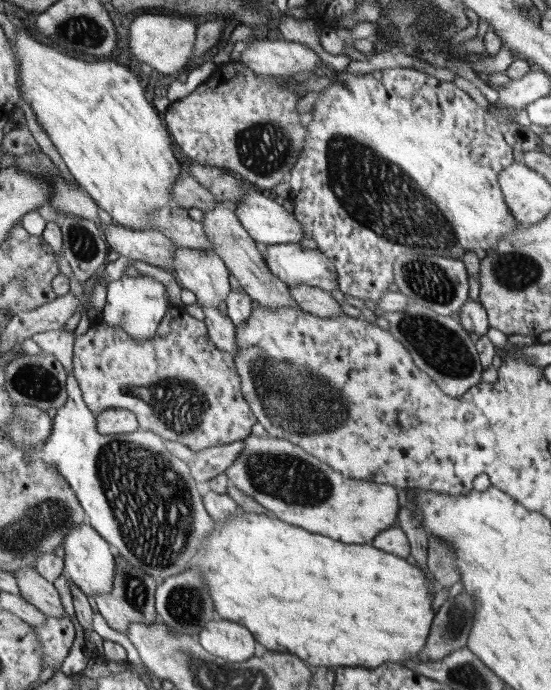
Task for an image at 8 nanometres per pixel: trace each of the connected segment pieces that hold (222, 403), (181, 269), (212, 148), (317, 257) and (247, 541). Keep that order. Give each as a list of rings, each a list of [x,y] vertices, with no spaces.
[[[169,306],[165,318],[157,328],[157,334],[151,340],[131,338],[121,328],[109,326],[103,320],[91,322],[89,330],[83,336],[75,338],[71,370],[73,378],[79,382],[87,408],[95,416],[113,408],[131,410],[137,416],[139,428],[143,432],[155,432],[167,444],[179,442],[191,452],[241,442],[251,436],[251,426],[257,422],[243,396],[241,376],[237,374],[233,356],[213,344],[205,322],[191,318],[183,308],[177,306]]]
[[[177,248],[173,252],[171,274],[175,282],[193,292],[199,306],[217,308],[225,304],[229,294],[229,272],[213,250],[185,250]]]
[[[227,62],[217,66],[189,96],[169,104],[163,112],[165,126],[169,126],[173,142],[177,142],[187,160],[231,172],[271,194],[273,186],[289,180],[309,136],[307,126],[299,124],[295,110],[301,96],[291,92],[297,82],[291,80],[291,86],[283,86],[281,80],[259,76],[241,62]]]
[[[277,244],[277,246],[267,246],[265,248],[265,266],[271,274],[279,278],[285,286],[311,286],[325,290],[327,294],[337,290],[337,268],[333,268],[333,262],[327,260],[321,252],[317,250],[307,250],[301,248],[299,244]]]
[[[237,512],[237,516],[229,518],[227,522],[215,522],[213,532],[209,538],[201,544],[201,550],[197,550],[197,558],[189,562],[187,568],[197,566],[203,572],[203,578],[209,586],[209,594],[215,606],[215,614],[221,620],[231,620],[241,626],[245,626],[249,632],[253,632],[253,638],[259,642],[263,652],[277,652],[277,654],[291,654],[301,658],[303,662],[309,662],[311,666],[333,666],[335,670],[339,666],[359,666],[359,668],[377,668],[385,662],[401,664],[405,660],[415,660],[417,654],[423,652],[425,642],[429,640],[429,630],[435,620],[435,612],[431,610],[431,588],[425,578],[425,574],[417,568],[407,564],[403,558],[397,558],[393,554],[387,554],[371,544],[343,544],[341,540],[331,540],[329,536],[313,534],[309,530],[303,530],[299,526],[287,524],[283,520],[269,518],[265,514],[249,514],[249,512]]]

